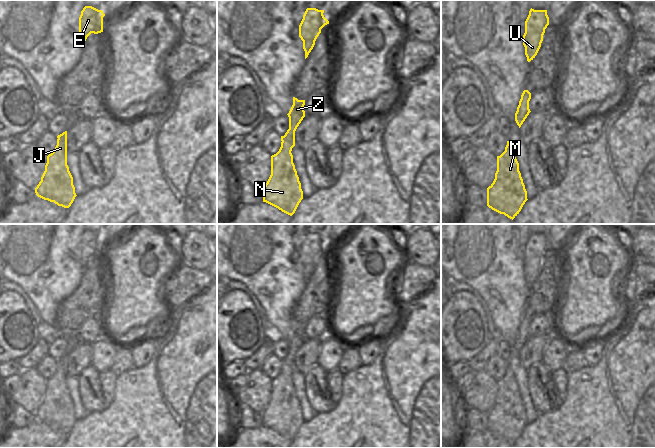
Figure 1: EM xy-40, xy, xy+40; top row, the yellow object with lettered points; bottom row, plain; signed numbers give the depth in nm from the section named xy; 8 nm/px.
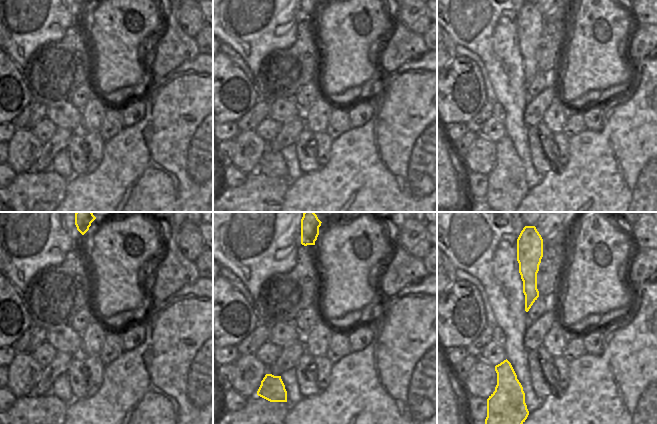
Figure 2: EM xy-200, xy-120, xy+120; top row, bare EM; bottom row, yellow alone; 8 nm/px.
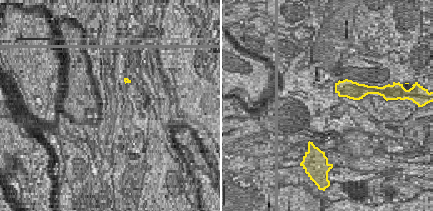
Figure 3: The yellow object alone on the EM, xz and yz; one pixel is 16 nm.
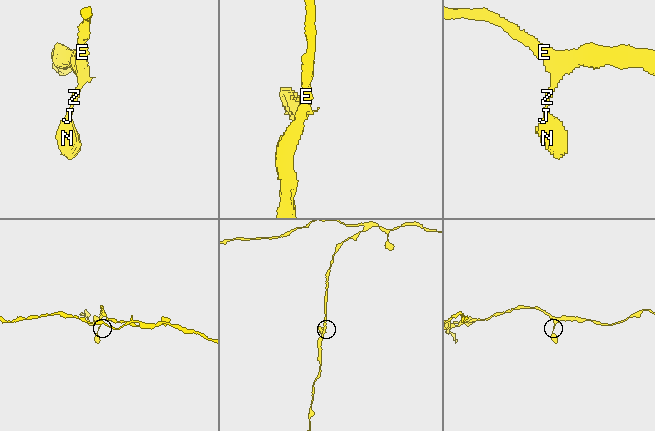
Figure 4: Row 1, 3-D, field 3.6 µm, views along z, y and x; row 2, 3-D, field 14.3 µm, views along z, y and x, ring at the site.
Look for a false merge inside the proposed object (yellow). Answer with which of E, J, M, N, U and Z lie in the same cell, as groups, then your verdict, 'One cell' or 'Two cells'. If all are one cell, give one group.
Groups: E J M N U Z. One cell

